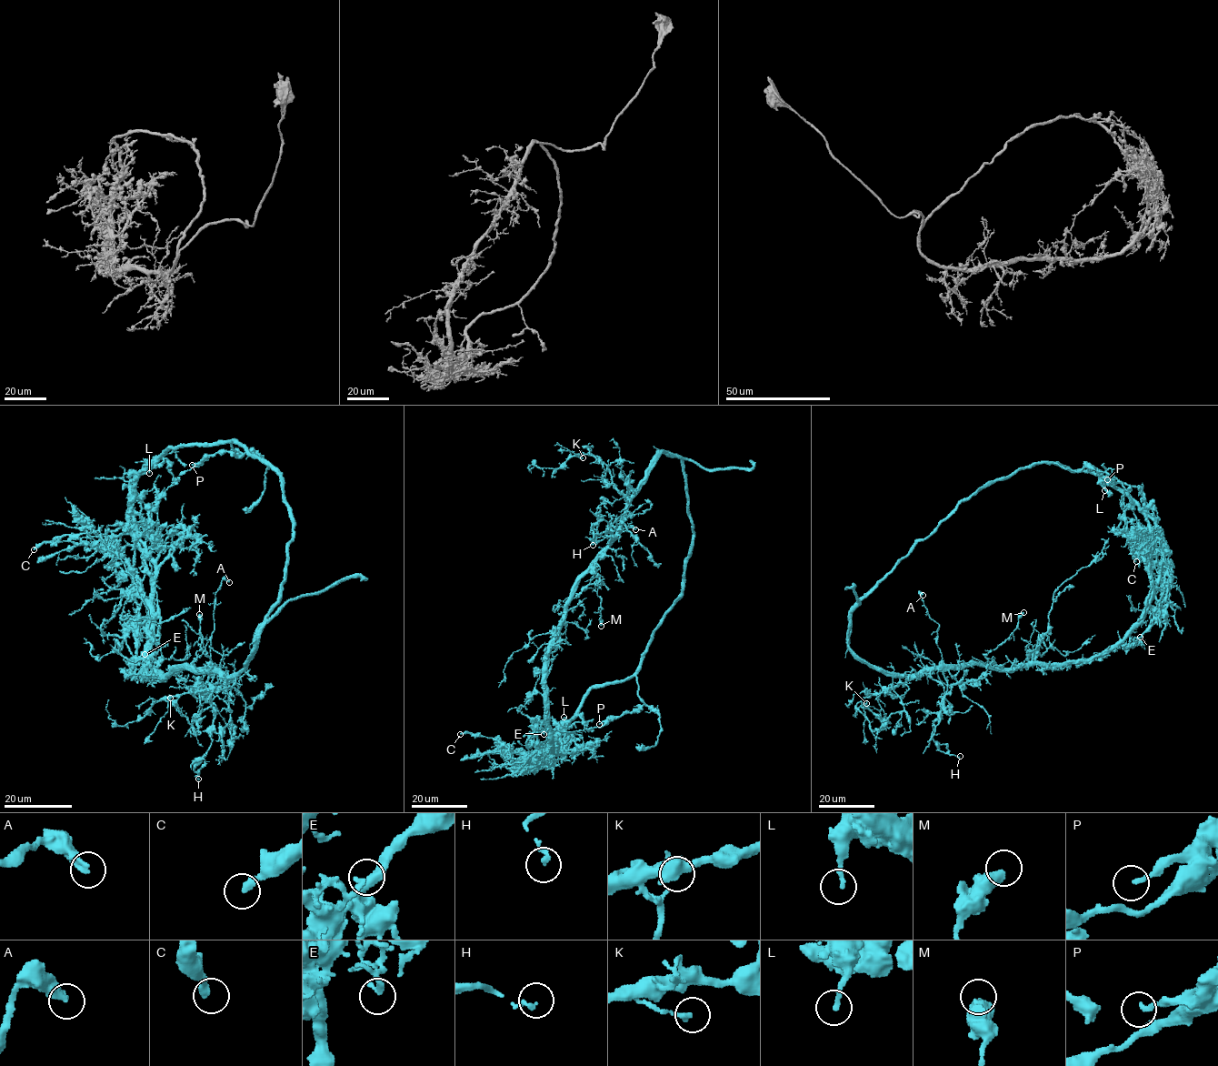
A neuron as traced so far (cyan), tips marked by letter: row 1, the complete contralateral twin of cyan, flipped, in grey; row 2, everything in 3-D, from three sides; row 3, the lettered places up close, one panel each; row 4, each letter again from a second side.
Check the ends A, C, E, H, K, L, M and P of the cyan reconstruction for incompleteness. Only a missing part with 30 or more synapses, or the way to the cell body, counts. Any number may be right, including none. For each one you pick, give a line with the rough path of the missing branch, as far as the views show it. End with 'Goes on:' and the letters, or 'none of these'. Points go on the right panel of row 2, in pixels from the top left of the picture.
Goes on: none of these

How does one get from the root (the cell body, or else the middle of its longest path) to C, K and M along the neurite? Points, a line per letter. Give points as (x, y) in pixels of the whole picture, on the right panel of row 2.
C: (1014, 667), (1091, 660), (1121, 640), (1143, 614), (1156, 586), (1164, 552), (1137, 551), (1136, 561)
K: (1014, 667), (943, 664), (915, 676), (903, 676), (886, 692), (864, 698), (863, 702), (866, 703)
M: (1014, 667), (994, 666), (985, 656), (1010, 636), (1023, 612)

